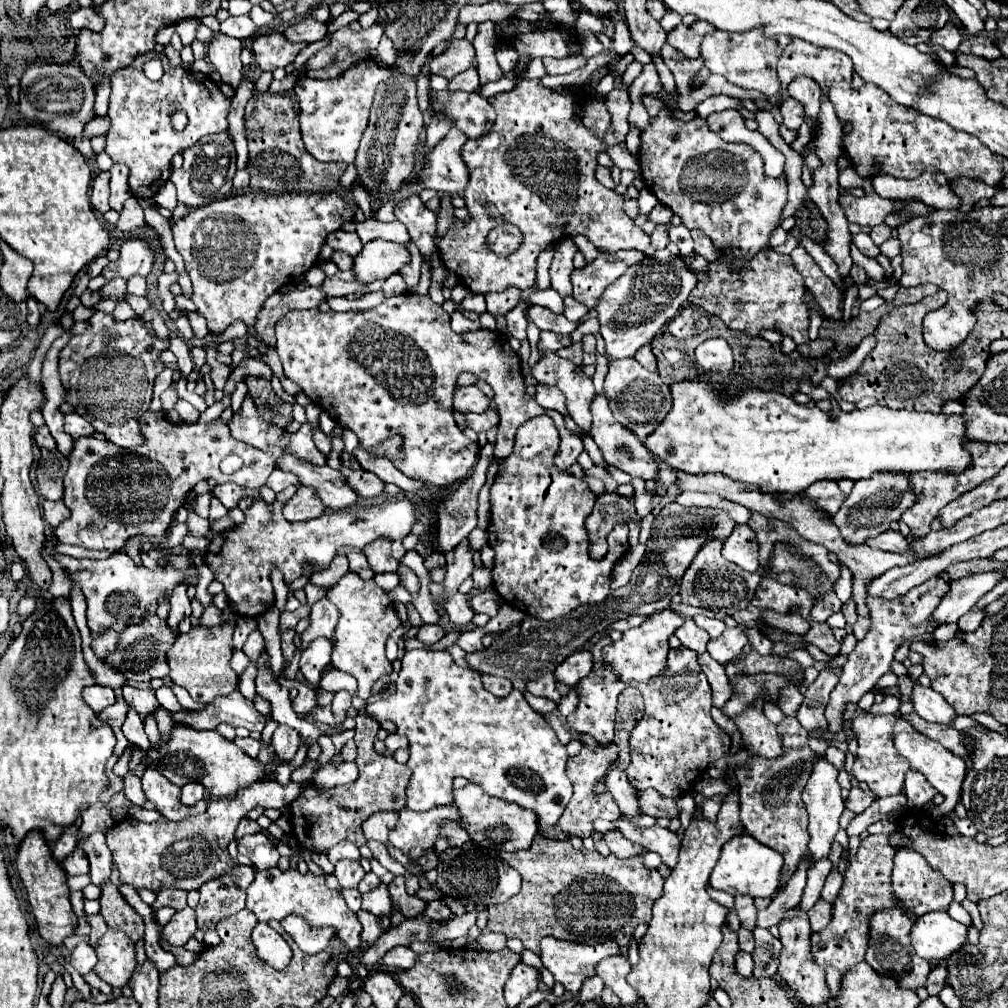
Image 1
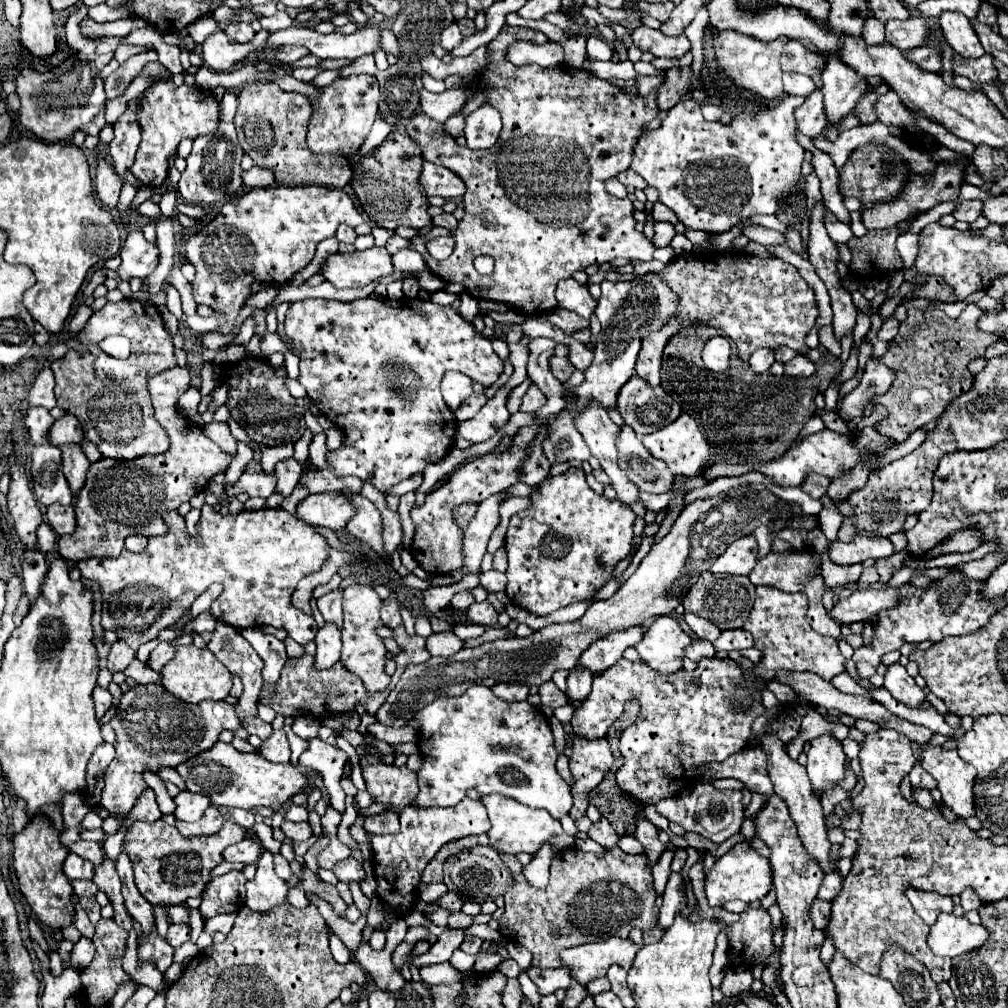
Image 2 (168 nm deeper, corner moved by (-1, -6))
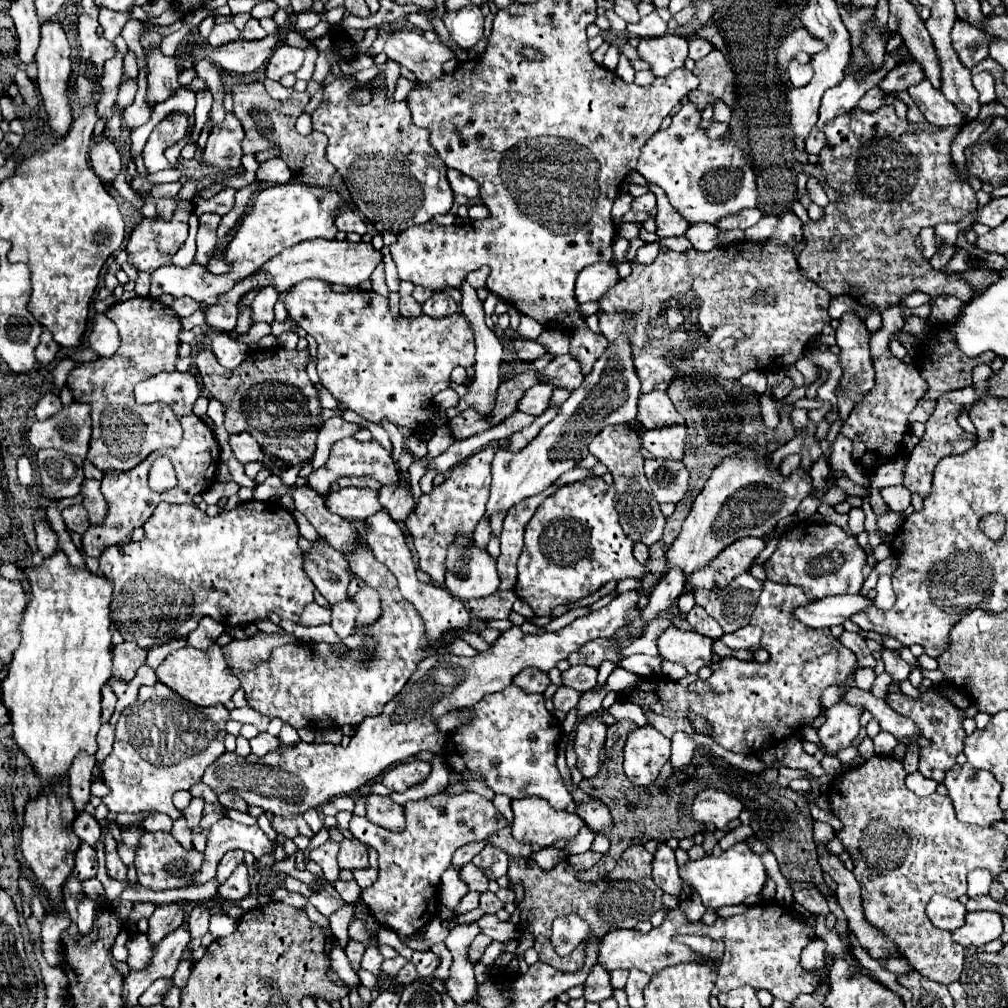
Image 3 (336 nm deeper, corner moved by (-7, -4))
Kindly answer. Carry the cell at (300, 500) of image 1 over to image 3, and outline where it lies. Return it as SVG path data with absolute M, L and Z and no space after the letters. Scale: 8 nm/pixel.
M354 486L330 492L326 498L326 506L328 510L340 514L342 518L360 518L360 520L366 520L382 510L376 498L376 490L354 488Z

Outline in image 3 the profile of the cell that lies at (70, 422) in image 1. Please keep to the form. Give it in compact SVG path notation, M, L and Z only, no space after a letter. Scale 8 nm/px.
M74 402L64 406L56 416L34 422L30 428L30 444L36 450L42 448L56 448L64 450L66 454L86 458L88 442L90 442L92 418L88 404Z

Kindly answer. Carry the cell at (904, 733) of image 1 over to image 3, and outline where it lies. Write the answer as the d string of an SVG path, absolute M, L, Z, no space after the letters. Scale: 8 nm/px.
M970 762L966 764L956 764L954 768L948 770L946 778L944 778L944 786L948 788L948 796L954 804L956 810L956 818L964 824L974 824L974 826L982 826L988 828L1000 820L1004 820L1004 812L998 806L998 796L1000 796L1000 782L994 778L992 772L988 770L976 770Z

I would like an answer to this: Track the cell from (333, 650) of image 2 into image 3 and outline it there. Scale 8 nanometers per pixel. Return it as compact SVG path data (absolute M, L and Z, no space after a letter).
M346 598L344 602L336 602L336 606L332 606L332 622L330 626L342 636L350 636L354 630L354 622L356 622L356 614L358 614L358 606L354 600Z

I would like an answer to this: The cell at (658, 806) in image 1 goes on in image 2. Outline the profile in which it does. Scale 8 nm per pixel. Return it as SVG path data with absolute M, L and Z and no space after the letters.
M698 784L694 790L684 792L682 796L674 798L662 798L660 802L654 804L656 810L670 822L680 824L686 832L696 832L716 844L728 840L730 836L738 834L742 818L744 818L744 808L742 808L742 794L738 790L726 790L720 792L710 784Z

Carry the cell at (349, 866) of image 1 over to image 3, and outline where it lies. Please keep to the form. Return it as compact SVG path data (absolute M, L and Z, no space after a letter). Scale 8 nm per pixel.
M344 838L340 842L338 864L340 864L340 868L348 868L348 870L368 868L368 848L358 840Z

